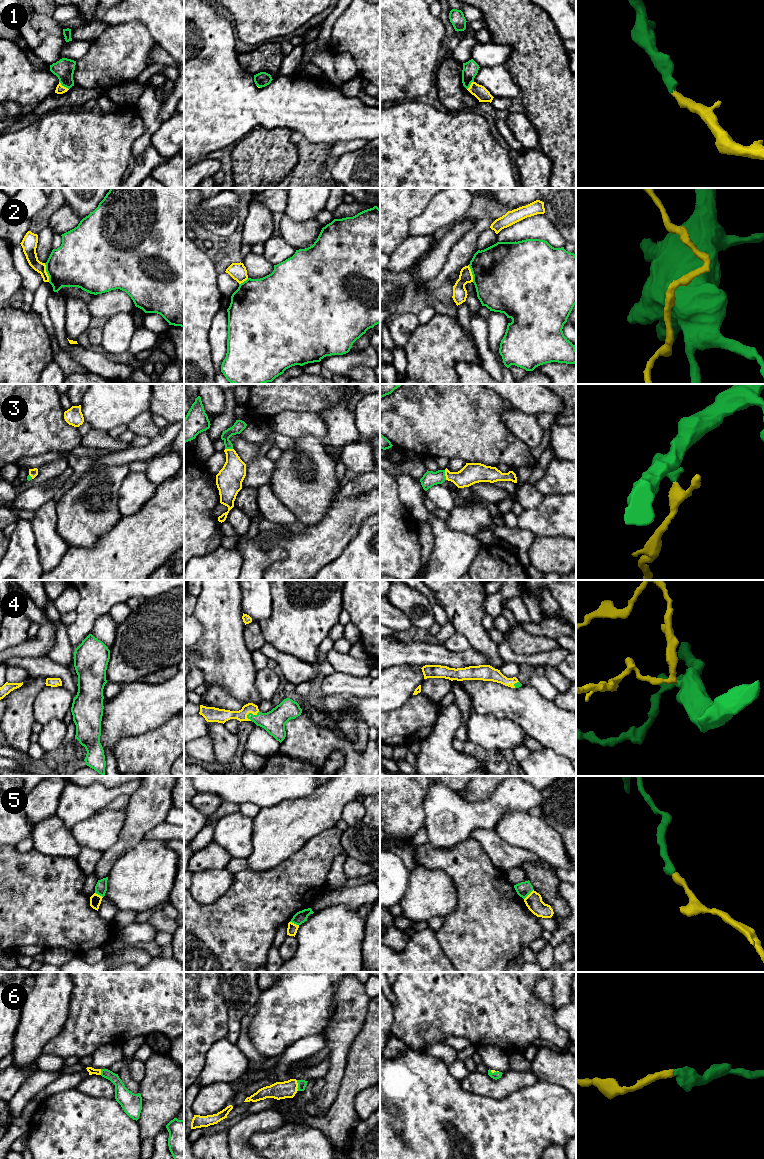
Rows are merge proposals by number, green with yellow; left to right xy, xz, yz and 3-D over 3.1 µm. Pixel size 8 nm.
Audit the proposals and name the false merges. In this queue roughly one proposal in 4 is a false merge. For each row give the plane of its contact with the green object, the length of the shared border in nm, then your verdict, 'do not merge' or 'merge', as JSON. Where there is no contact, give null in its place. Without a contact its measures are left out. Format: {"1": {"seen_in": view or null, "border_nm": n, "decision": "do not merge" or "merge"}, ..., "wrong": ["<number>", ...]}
{"1": {"seen_in": "xy", "border_nm": 100, "decision": "merge"}, "2": {"seen_in": "xy", "border_nm": 160, "decision": "merge"}, "3": {"seen_in": "yz", "border_nm": 80, "decision": "merge"}, "4": {"seen_in": "xz", "border_nm": 120, "decision": "merge"}, "5": {"seen_in": "yz", "border_nm": 120, "decision": "do not merge"}, "6": {"seen_in": "xz", "border_nm": 90, "decision": "merge"}, "wrong": ["5"]}

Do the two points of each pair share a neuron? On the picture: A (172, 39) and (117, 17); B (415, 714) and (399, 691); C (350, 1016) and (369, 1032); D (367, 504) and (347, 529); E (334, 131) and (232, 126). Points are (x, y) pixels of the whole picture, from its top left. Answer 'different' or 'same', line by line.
A: same
B: different
C: different
D: same
E: same

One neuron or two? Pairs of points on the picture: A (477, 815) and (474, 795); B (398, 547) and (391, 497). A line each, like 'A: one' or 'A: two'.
A: two
B: one

